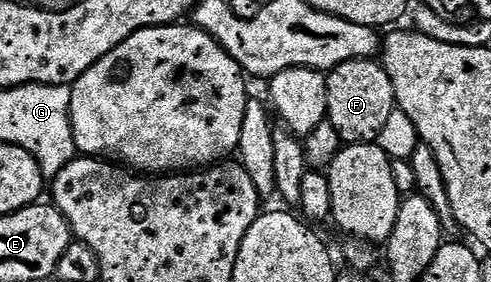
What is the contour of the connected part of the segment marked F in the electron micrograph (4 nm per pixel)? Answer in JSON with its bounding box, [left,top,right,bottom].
[326,60,395,146]

